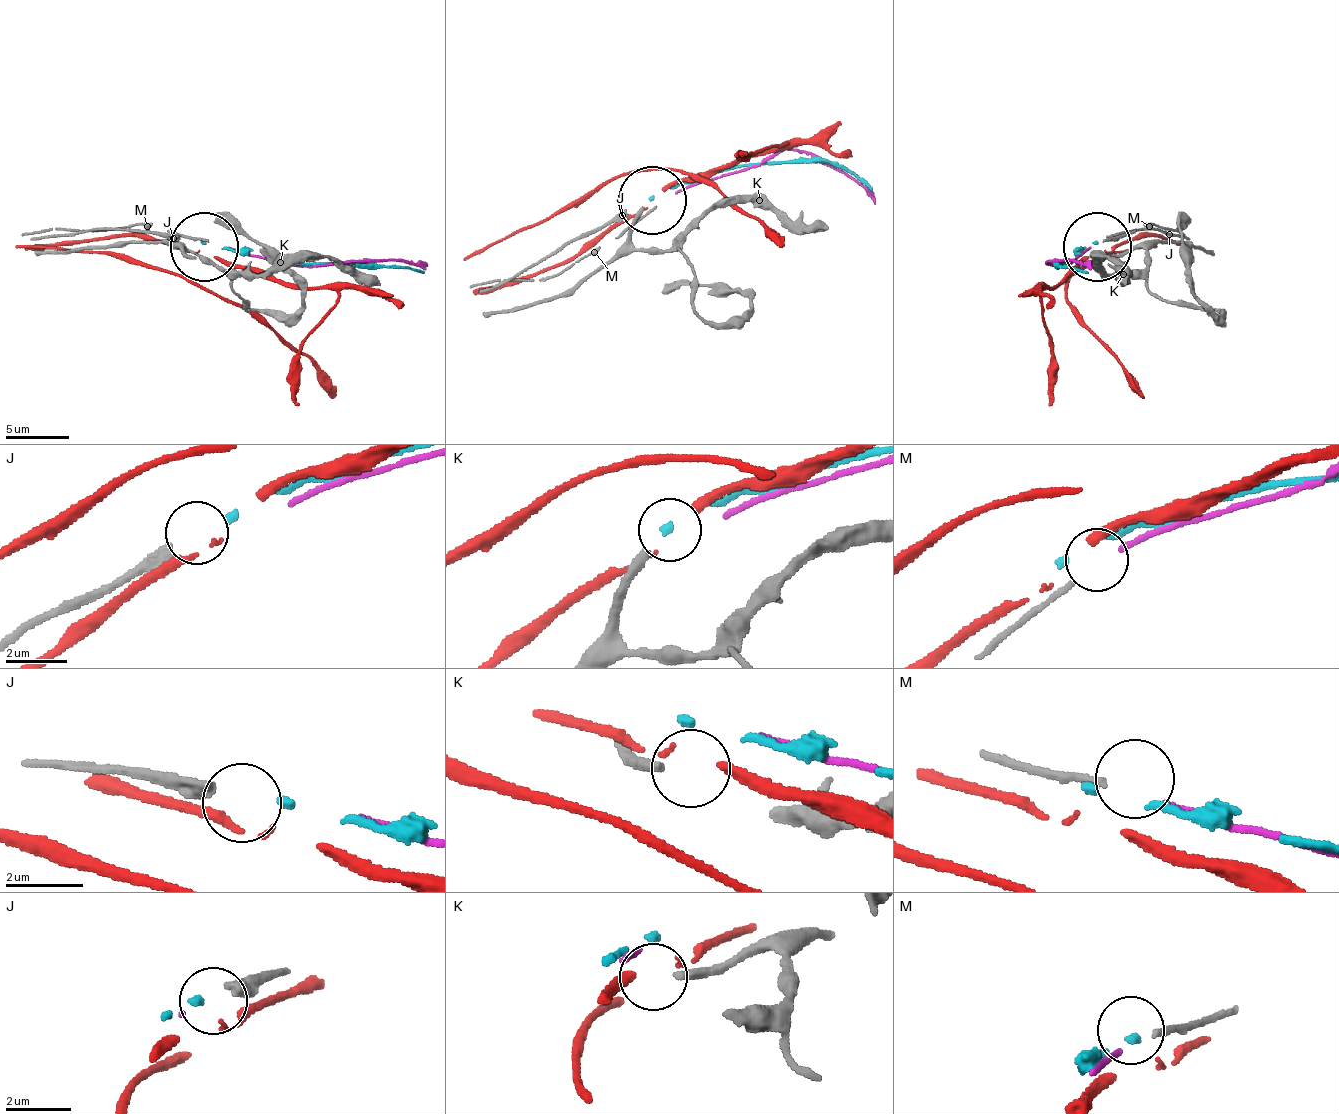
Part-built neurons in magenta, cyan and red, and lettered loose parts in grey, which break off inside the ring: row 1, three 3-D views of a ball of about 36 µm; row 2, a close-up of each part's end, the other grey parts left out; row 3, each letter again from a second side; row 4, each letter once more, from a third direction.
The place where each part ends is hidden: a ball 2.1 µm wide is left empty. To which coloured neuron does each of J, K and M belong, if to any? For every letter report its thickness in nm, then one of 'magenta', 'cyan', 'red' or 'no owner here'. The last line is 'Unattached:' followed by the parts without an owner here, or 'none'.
J: 440 nm | cyan
K: 280 nm | no owner here
M: 180 nm | magenta
Unattached: K

